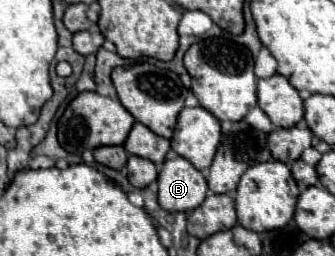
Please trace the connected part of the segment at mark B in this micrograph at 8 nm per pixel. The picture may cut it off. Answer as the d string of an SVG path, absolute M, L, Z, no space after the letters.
M184 157L166 161L158 173L158 203L166 211L192 211L206 197L204 175Z

